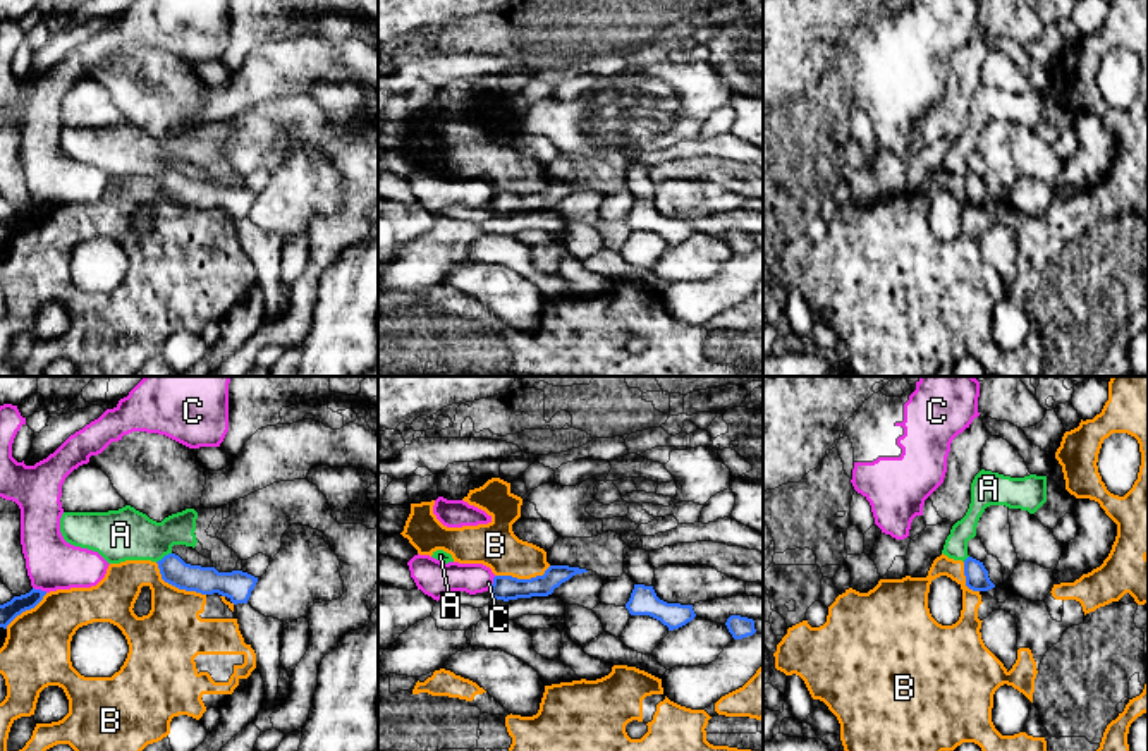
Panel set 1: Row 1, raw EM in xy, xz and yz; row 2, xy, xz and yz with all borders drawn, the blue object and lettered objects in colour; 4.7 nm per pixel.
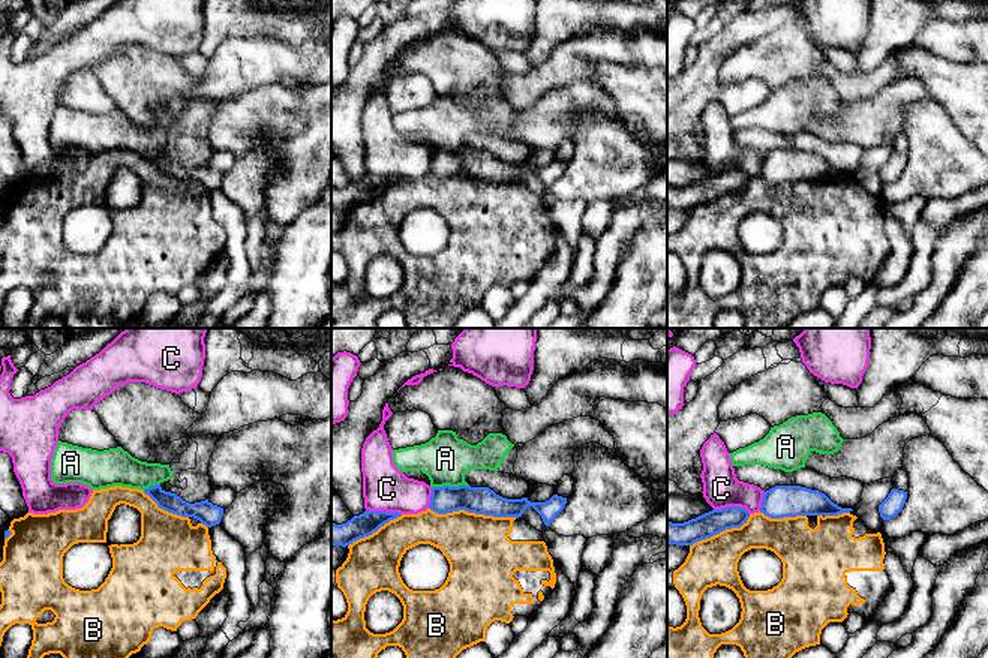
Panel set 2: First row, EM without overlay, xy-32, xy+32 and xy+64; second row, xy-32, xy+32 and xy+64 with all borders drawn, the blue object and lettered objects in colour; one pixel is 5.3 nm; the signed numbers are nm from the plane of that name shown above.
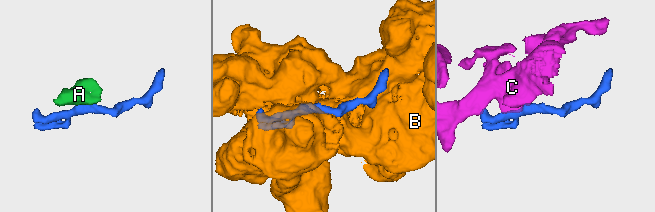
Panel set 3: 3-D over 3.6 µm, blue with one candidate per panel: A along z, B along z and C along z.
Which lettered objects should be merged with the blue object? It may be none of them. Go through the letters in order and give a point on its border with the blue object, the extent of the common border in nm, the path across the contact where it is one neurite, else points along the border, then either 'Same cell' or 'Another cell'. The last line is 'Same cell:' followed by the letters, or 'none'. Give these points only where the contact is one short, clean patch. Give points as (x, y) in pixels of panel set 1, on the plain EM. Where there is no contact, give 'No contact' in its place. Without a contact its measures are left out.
A: Touches blue at xy (165, 170). Shared border 90 nm. Path across: xy (174, 186), (165, 170), (150, 155), (121, 150). Same cell
B: Touches blue at xy (176, 201). Shared border 280 nm. Another cell
C: Touches blue at xy (40, 205). Shared border 80 nm. Boundary: xy (33, 201), (47, 207). Another cell
Same cell: A

